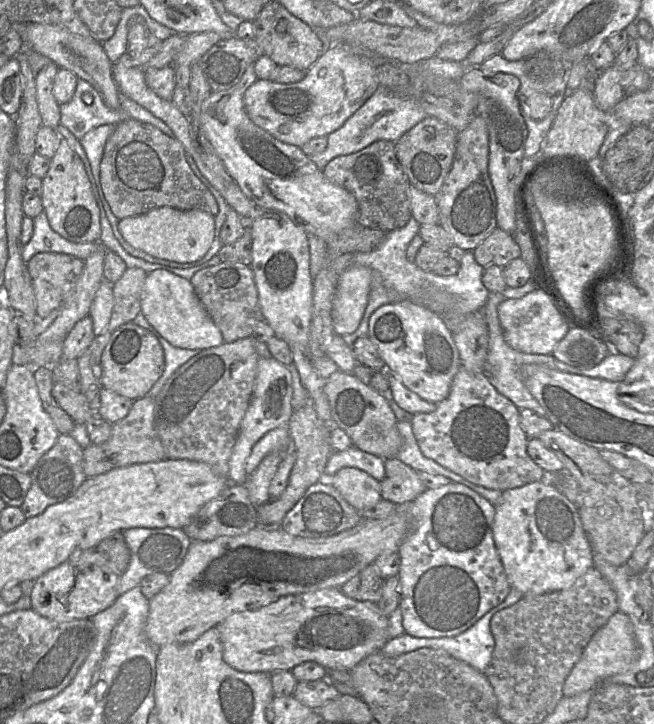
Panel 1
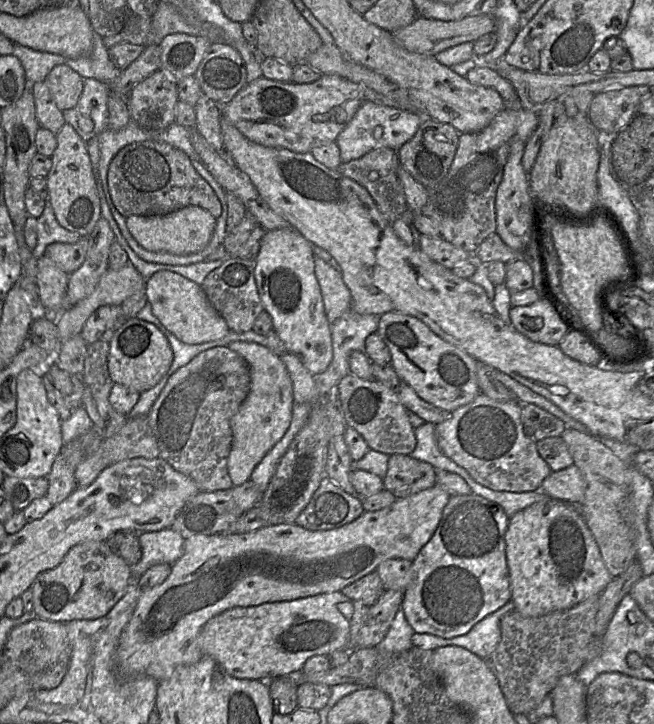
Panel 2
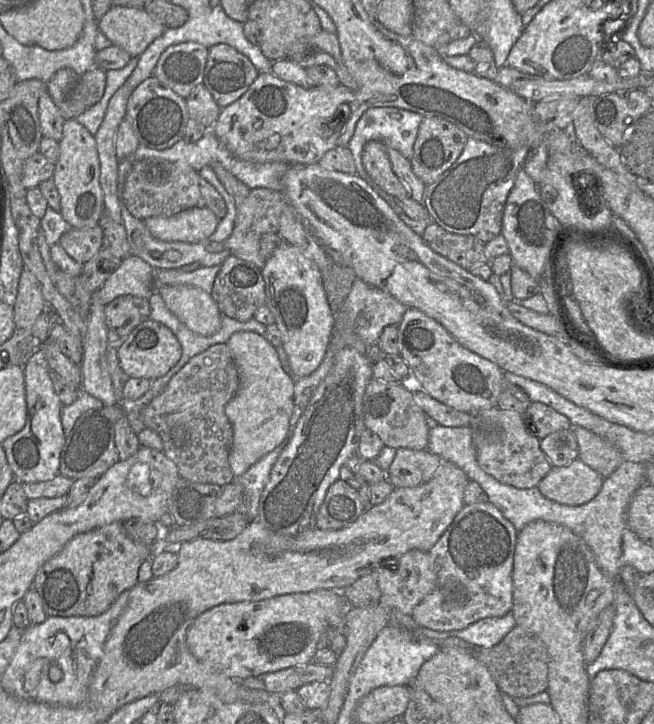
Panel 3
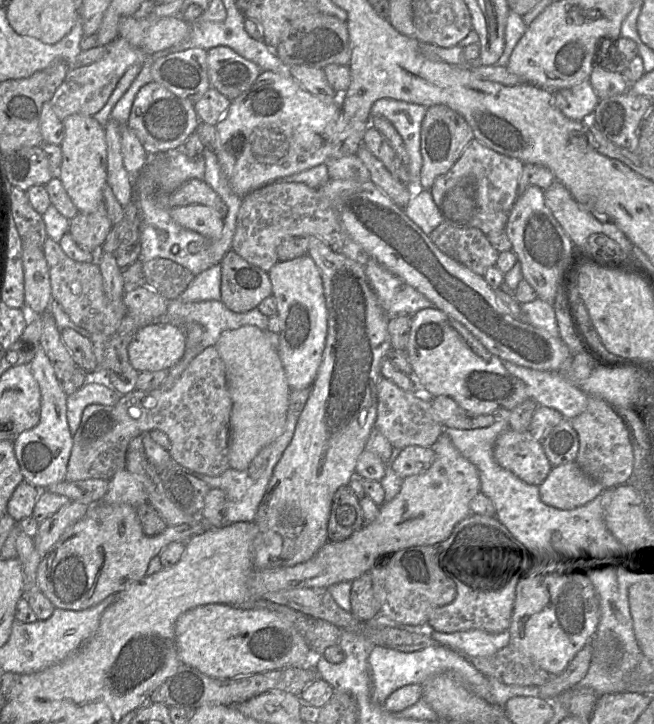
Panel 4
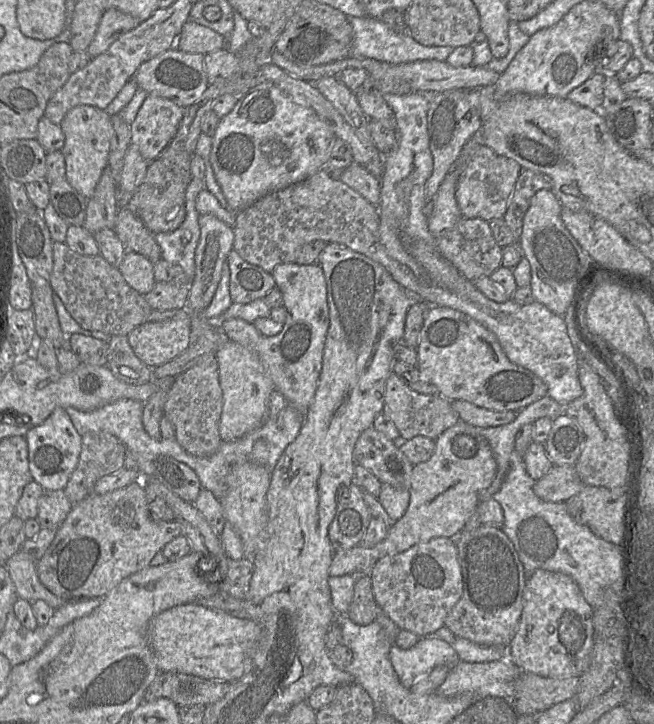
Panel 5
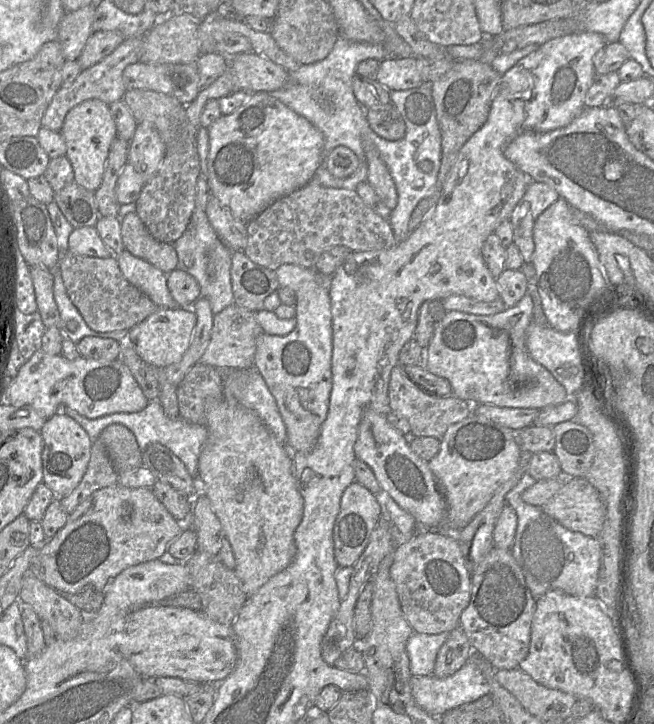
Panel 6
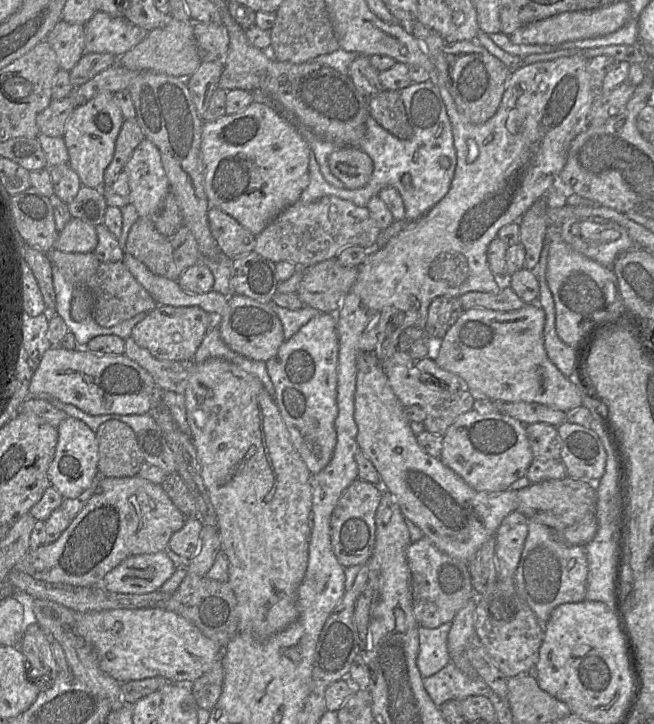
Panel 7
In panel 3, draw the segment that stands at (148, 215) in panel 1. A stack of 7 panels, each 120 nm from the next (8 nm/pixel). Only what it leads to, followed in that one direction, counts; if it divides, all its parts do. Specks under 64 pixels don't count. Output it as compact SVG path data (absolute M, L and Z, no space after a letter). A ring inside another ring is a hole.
M193 207L172 216L148 217L144 223L157 239L197 243L215 232L219 220L209 208Z

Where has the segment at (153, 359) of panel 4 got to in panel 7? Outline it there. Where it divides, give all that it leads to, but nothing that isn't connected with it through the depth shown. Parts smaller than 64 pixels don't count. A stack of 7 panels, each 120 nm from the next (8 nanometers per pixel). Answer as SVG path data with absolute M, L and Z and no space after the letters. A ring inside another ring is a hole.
M158 305L133 327L130 336L137 345L147 349L158 360L192 360L208 331L218 327L218 324L219 319L216 316L197 306Z

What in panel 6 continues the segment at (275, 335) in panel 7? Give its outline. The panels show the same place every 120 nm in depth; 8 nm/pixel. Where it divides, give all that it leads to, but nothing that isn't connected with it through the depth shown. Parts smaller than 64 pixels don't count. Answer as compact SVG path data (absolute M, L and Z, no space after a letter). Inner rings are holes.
M231 304L214 315L210 342L199 363L217 369L247 369L254 366L256 339L264 333L256 320L256 312Z

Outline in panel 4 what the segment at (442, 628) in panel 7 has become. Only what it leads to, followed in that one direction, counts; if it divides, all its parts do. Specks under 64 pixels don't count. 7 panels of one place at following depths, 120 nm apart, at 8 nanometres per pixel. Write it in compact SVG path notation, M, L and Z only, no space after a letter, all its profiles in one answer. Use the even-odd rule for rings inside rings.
M376 645L369 656L372 694L371 700L383 704L395 690L409 684L422 685L428 678L440 673L452 673L461 680L475 695L489 703L494 703L490 692L488 677L478 671L469 658L444 645L427 647L423 650L405 653Z

